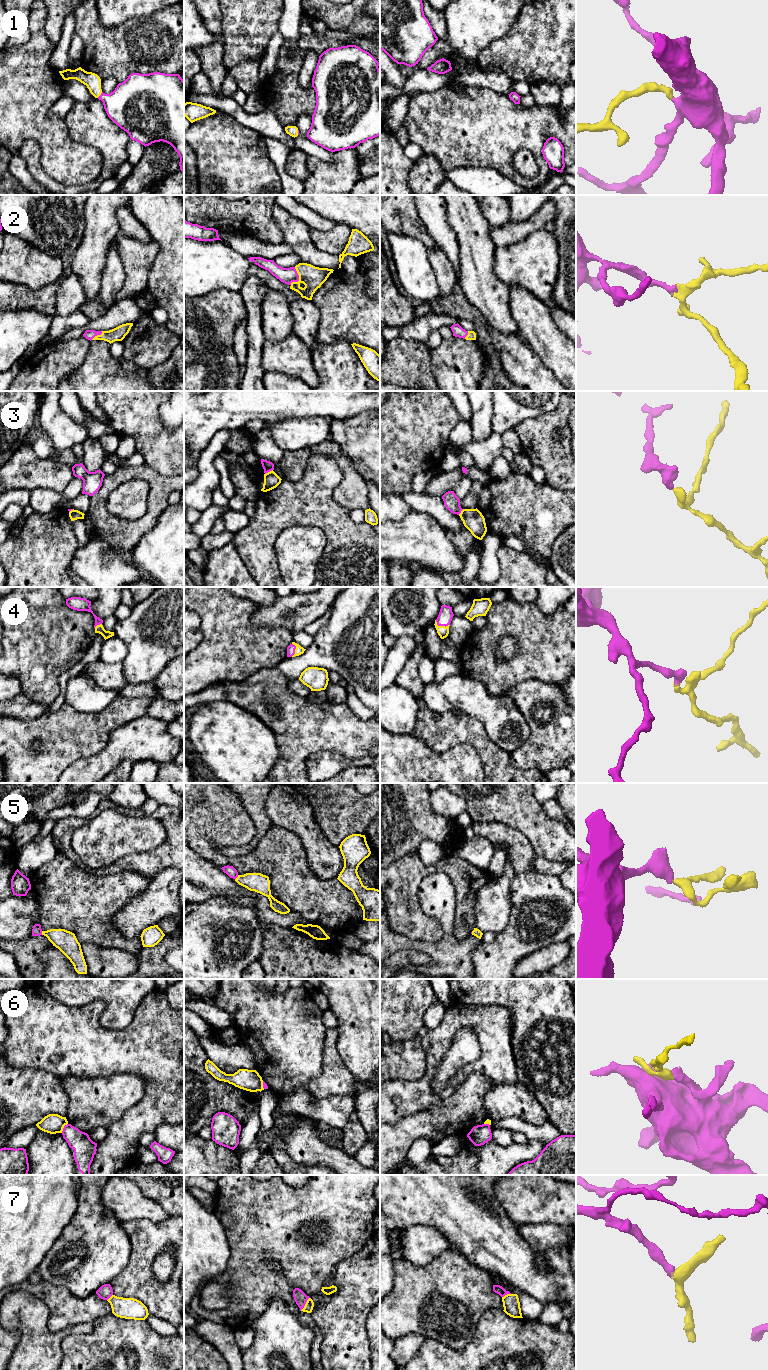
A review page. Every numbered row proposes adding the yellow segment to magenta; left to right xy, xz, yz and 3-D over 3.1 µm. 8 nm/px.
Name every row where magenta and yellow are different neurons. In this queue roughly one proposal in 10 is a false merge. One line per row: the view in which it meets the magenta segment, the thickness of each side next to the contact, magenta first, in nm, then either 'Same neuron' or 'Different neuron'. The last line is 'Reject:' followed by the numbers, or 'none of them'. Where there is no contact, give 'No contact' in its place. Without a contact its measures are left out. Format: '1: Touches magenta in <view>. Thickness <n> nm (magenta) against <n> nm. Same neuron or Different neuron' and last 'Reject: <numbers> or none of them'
1: Touches magenta in xy. Thickness 360 nm (magenta) against 130 nm. Same neuron
2: Touches magenta in xz. Thickness 130 nm (magenta) against 180 nm. Same neuron
3: Touches magenta in xz. Thickness 90 nm (magenta) against 130 nm. Different neuron
4: Touches magenta in yz. Thickness 120 nm (magenta) against 90 nm. Same neuron
5: Touches magenta in xz. Thickness 80 nm (magenta) against 150 nm. Same neuron
6: Touches magenta in xy. Thickness 180 nm (magenta) against 160 nm. Different neuron
7: Touches magenta in xz. Thickness 100 nm (magenta) against 70 nm. Same neuron
Reject: 3, 6

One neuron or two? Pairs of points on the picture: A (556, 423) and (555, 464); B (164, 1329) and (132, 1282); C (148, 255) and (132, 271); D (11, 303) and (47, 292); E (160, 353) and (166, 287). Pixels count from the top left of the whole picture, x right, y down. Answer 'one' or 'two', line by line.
A: one
B: two
C: one
D: one
E: two

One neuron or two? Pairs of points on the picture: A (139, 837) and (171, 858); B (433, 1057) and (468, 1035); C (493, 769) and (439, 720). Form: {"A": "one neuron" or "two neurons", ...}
{"A": "two neurons", "B": "two neurons", "C": "one neuron"}

